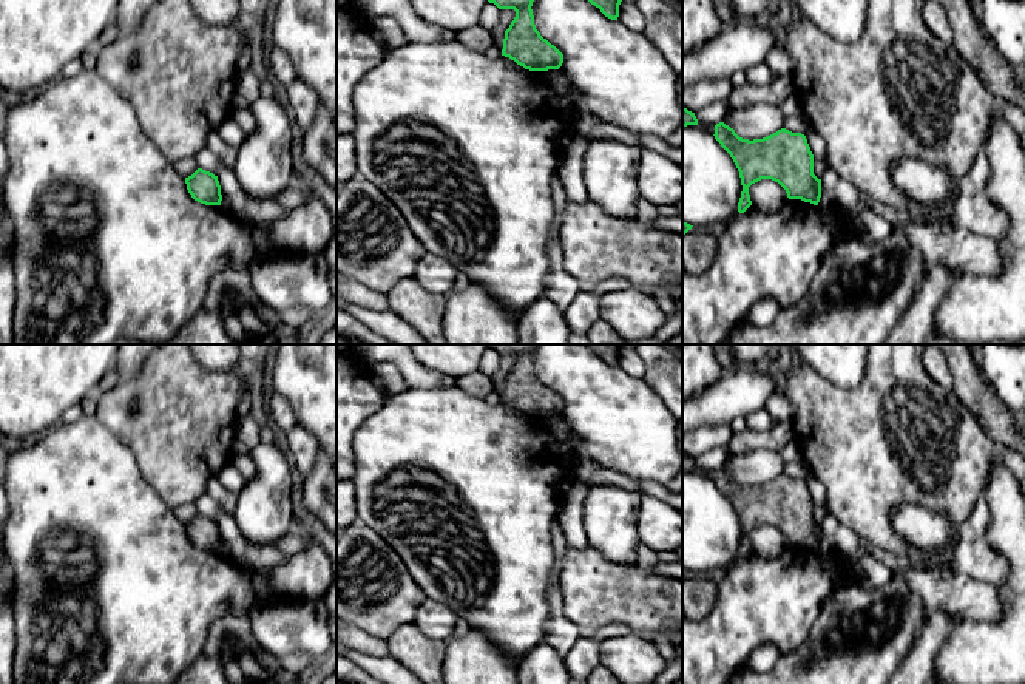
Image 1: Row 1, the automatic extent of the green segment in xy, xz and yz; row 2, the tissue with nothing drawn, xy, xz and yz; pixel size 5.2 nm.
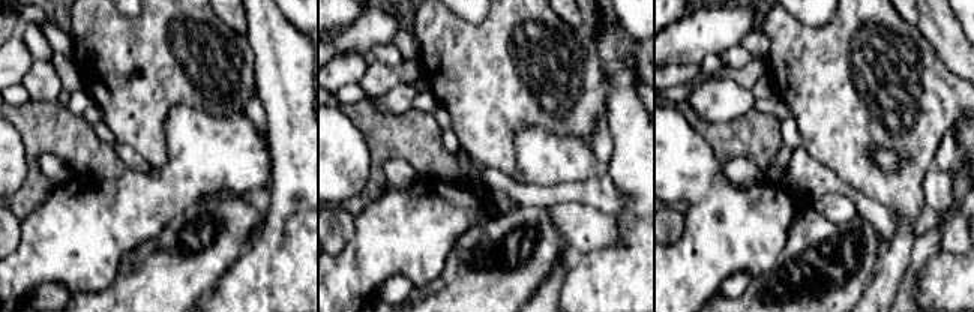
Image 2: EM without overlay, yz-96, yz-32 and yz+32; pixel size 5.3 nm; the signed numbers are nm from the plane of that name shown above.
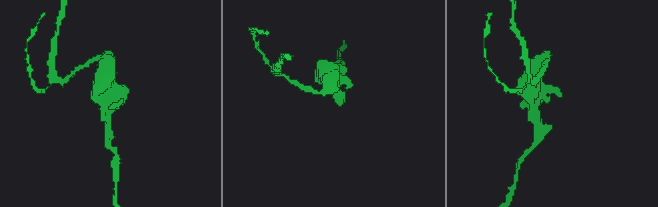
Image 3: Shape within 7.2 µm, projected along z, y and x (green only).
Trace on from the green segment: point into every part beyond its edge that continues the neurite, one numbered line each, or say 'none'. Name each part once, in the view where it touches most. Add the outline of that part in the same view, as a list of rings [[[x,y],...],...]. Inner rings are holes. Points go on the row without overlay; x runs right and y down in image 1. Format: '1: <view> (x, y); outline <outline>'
none

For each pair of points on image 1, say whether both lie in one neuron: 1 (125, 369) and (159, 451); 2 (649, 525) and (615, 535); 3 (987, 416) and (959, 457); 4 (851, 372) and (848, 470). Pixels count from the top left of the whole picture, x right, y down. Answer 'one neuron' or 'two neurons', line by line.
1: two neurons
2: two neurons
3: two neurons
4: two neurons

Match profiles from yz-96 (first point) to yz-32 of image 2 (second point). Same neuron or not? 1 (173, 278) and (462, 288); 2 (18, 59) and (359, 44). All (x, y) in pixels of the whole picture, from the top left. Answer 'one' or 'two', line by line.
1: one
2: two

